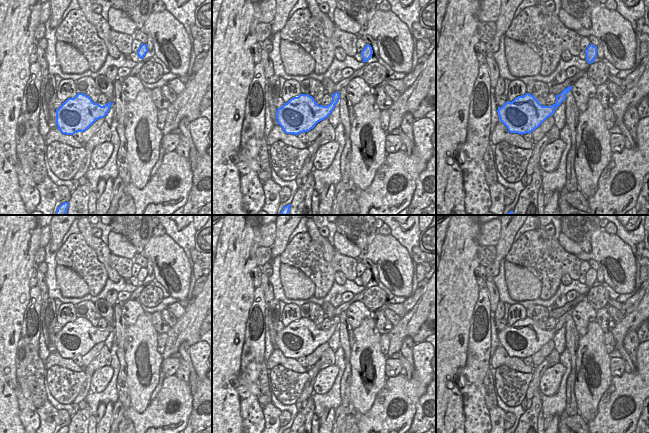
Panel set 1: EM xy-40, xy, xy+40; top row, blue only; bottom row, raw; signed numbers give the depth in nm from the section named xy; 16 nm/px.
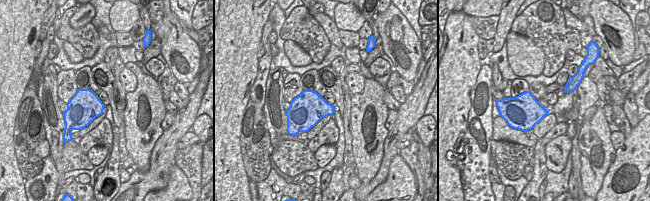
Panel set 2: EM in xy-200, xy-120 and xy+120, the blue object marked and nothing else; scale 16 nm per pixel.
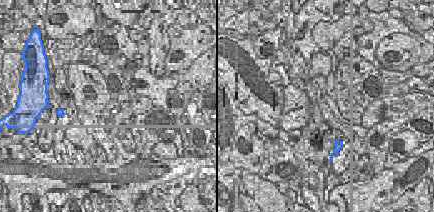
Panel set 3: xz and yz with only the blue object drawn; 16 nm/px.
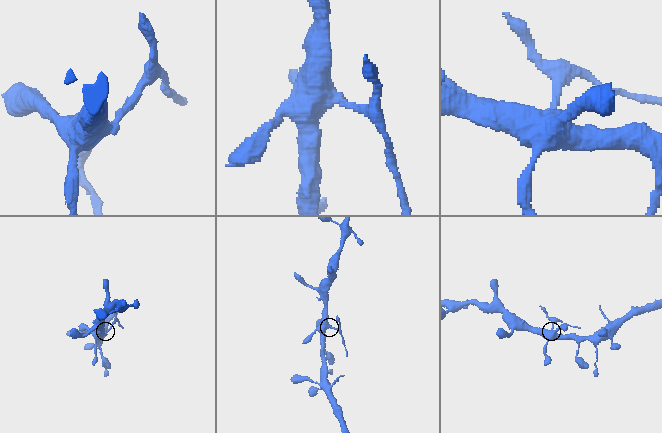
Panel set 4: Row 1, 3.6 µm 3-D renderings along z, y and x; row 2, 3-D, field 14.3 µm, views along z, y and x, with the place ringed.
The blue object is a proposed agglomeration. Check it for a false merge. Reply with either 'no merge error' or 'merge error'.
merge error

